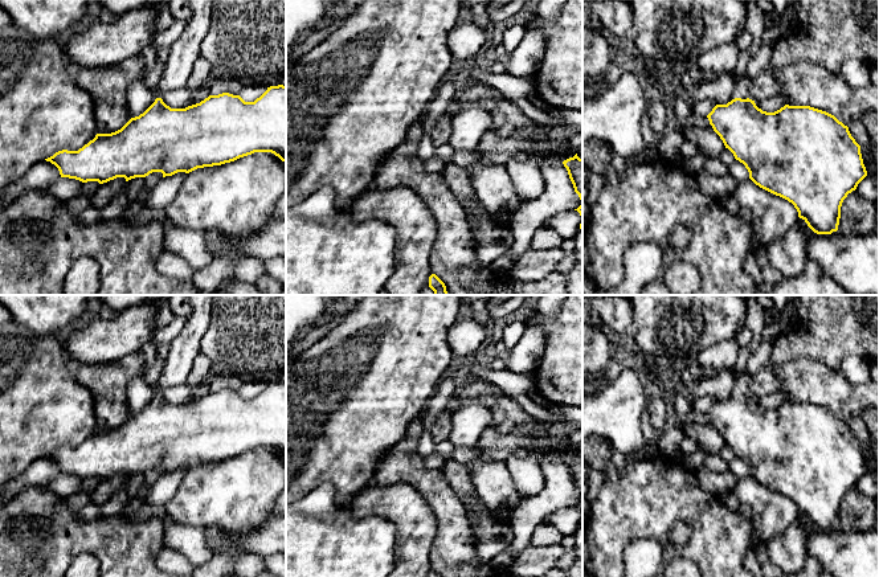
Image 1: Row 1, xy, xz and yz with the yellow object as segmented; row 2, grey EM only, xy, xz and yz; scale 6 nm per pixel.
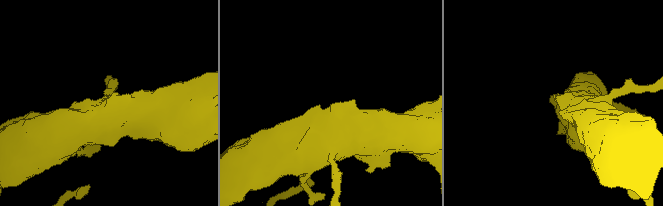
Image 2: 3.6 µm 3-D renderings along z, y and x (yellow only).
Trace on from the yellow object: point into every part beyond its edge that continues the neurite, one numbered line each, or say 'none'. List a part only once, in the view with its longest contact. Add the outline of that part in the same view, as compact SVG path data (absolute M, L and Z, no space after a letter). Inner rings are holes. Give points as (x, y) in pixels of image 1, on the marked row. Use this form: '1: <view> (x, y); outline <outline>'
1: yz (741, 82); outline M745 73L737 75L735 79L735 97L736 98L741 98L741 99L747 99L749 98L749 86L752 83L752 81L745 75Z

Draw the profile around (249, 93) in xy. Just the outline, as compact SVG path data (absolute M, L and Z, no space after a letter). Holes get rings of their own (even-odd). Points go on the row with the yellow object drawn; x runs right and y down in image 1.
M253 85L253 86L245 86L240 94L240 97L245 102L254 102L257 98L259 98L265 91L267 90L266 86L262 85Z

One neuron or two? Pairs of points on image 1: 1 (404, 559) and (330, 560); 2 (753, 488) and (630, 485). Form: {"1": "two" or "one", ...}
{"1": "two", "2": "two"}

